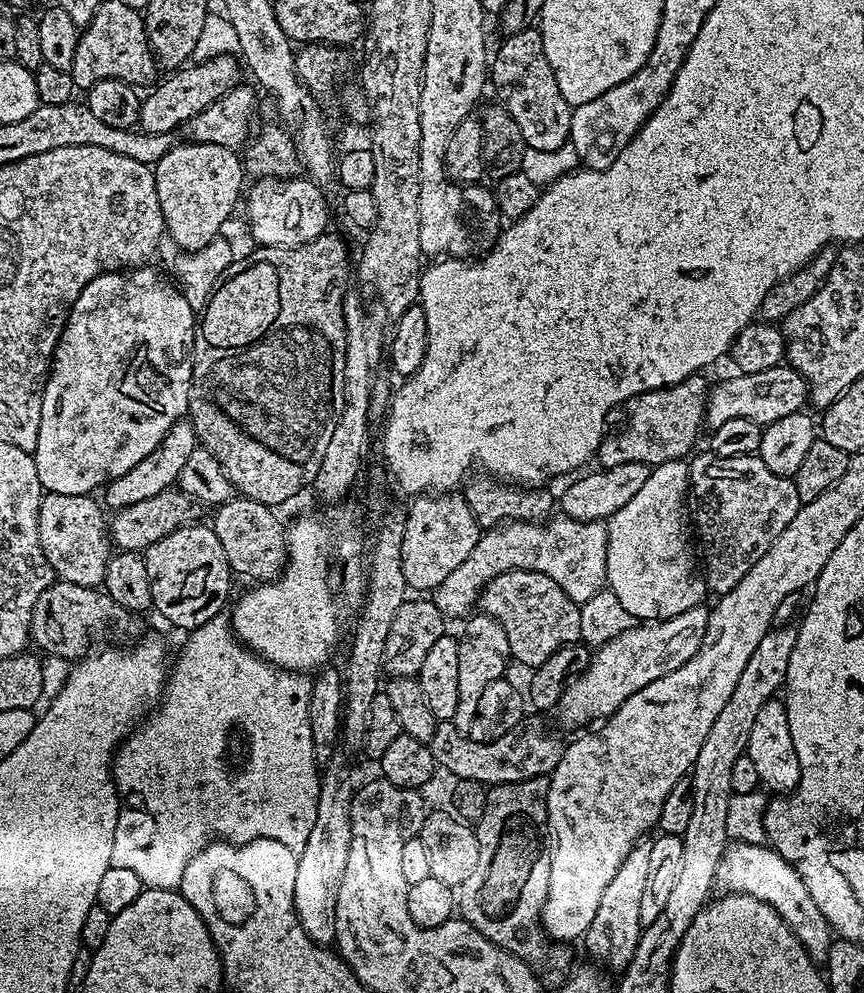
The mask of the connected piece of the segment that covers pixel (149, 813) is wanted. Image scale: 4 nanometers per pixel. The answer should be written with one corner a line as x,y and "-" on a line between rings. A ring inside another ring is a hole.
227,615
215,616
201,628
191,629
187,636
188,641
185,642
176,665
174,663
171,665
170,675
166,681
166,695
159,701
155,711
147,717
148,724
141,723
119,745
112,762
112,779
116,782
116,791
120,793
120,813
118,826
114,830
112,866
123,866
126,870
134,870
134,874
138,874
145,888
179,889
182,874
186,874
186,866
190,866
190,860
217,838
230,844
248,844
251,840
273,840
282,842
282,846
290,846
292,852
299,854
309,841
310,830
313,829
318,814
321,773
314,758
314,742
310,734
312,680
299,672
288,672
284,668
273,667
268,661
256,655
251,648
241,644
230,627
-
235,724
241,724
245,734
248,735
248,761
237,776
232,776
227,762
224,761
224,755
228,752
228,735
231,734

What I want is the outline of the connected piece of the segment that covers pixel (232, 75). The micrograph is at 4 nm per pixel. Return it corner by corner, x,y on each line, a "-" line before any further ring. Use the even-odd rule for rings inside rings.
215,57
213,60
202,60
193,63
191,67
184,66
173,71
169,80
162,81
148,97
145,95
141,99
139,131
150,134
176,132
181,124
194,118
194,114
206,110
206,106
218,102
225,94
234,90
241,83
242,76
236,72
224,72
224,64
226,62
223,57

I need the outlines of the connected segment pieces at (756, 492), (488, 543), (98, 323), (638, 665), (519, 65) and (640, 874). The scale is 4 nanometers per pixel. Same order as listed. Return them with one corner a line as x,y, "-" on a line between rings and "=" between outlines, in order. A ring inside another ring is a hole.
704,450
701,456
693,455
688,469
690,481
690,508
694,513
694,524
700,527
700,540
704,543
704,560
702,556
702,575
707,587
723,594
734,590
742,578
750,571
750,566
770,550
774,538
794,522
794,514
800,509
800,499
795,479
774,474
766,467
759,455
735,456
726,458
716,456
710,450
=
563,514
557,515
555,518
549,519
544,523
514,520
507,524
487,529
481,535
478,546
474,546
474,550
470,550
470,558
466,558
466,562
462,562
462,566
458,566
458,570
453,570
434,589
430,598
438,606
438,610
444,617
461,616
461,618
464,618
477,607
480,591
494,578
498,578
498,574
506,574
510,570
530,570
531,572
546,574
546,578
554,578
554,582
558,582
558,586
562,586
562,590
570,599
582,605
606,588
606,581
608,579
606,574
607,541
607,523
599,520
576,521
574,518
=
152,266
133,268
127,274
103,271
85,286
82,294
78,294
60,340
56,344
56,350
52,354
48,381
42,394
42,422
38,426
38,446
34,455
38,466
38,478
45,493
87,496
95,493
95,488
103,489
114,478
122,478
126,470
134,470
134,466
138,466
138,462
142,462
146,454
150,454
160,445
168,431
177,422
185,419
192,385
194,345
198,339
198,316
192,311
190,302
186,302
186,298
180,293
179,287
167,275
164,276
159,276
=
699,604
682,614
674,614
674,618
640,622
635,627
625,630
624,633
610,638
609,641
597,647
591,653
588,669
568,687
566,694
562,694
558,705
561,722
568,728
581,727
580,729
588,726
583,726
583,724
588,724
591,720
603,722
618,710
618,706
622,706
622,702
626,702
626,698
630,698
630,694
638,694
638,690
642,690
642,686
650,686
650,682
678,670
686,662
690,662
690,658
694,658
694,654
698,654
698,650
702,646
702,638
706,638
708,613
709,609
704,604
=
531,26
518,33
507,35
501,39
500,49
495,49
490,60
490,84
500,88
502,106
518,122
518,130
522,130
522,138
527,147
534,150
558,150
558,146
569,143
572,134
573,105
562,98
562,90
558,90
558,81
554,79
554,70
550,70
550,62
546,58
546,49
542,47
542,34
539,27
=
641,842
633,846
630,854
626,854
626,862
618,866
618,874
614,874
610,886
602,893
602,903
598,906
598,911
594,913
594,922
590,922
587,932
582,937
582,944
588,947
588,952
597,965
603,966
609,973
620,974
627,968
630,958
634,958
634,950
638,950
642,925
642,893
648,881
650,871
650,843

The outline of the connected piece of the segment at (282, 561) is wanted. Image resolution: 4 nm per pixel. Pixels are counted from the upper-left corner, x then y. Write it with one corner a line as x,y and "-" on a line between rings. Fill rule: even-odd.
233,498
219,505
215,509
216,517
210,520
210,527
214,530
214,534
218,534
218,542
222,542
222,550
226,550
226,562
231,566
233,573
237,577
245,576
246,579
252,580
248,582
267,582
270,580
275,580
279,577
280,573
283,572
286,565
288,565
288,534
285,525
280,525
280,520
275,516
273,509
269,505
263,504
262,502
254,502
253,500
247,498

